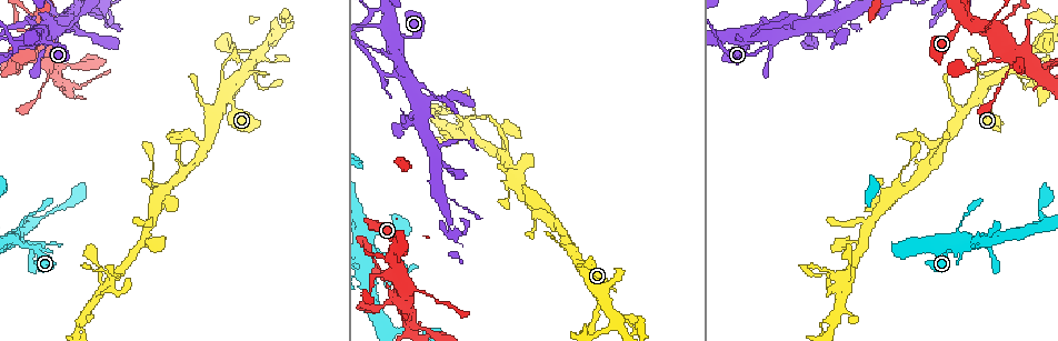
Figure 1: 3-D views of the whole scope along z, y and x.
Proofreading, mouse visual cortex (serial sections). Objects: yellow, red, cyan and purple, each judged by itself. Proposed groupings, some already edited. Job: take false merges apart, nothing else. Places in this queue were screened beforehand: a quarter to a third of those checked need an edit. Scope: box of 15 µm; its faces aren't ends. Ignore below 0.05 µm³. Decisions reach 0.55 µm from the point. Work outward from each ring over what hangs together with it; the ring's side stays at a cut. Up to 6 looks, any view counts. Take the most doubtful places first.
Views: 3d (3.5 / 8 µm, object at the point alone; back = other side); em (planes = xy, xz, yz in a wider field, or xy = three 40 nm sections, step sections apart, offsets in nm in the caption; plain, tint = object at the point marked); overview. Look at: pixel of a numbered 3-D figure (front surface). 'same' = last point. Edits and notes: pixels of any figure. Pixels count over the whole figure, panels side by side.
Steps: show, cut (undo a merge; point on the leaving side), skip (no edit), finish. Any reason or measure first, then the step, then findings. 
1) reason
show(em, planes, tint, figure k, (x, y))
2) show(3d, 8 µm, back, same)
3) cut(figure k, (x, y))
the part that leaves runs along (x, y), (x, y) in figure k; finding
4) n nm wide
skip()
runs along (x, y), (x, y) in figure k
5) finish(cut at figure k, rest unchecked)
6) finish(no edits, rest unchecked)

looks like a crossing
show(3d, 3.5 µm, figure 1, (387, 275))

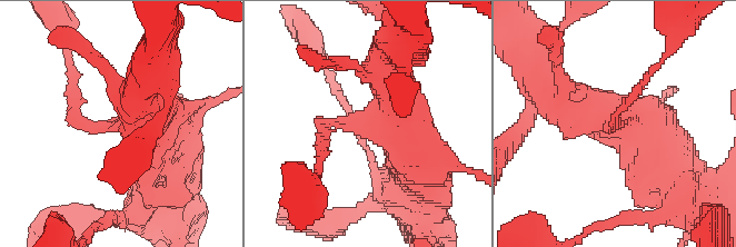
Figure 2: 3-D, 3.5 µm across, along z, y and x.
4 arms; arms of 150, 150, 450, 500 nm; now the EM
show(em, xy, step 5, tint, figure 2, (617, 126))

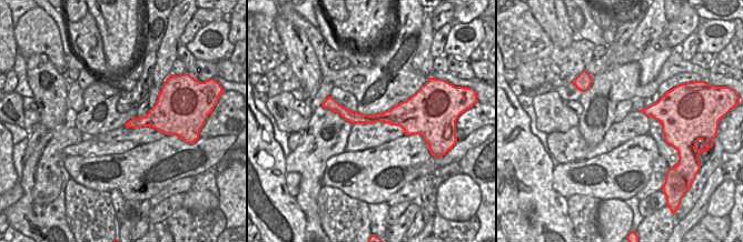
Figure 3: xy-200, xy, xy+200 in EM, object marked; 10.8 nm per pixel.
180 nm wide
skip()
runs along (327, 102), (353, 118), (419, 113) in figure 3; all the same cell

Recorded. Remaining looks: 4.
abrupt turn
show(3d, 8 µm, figure 1, (978, 96))

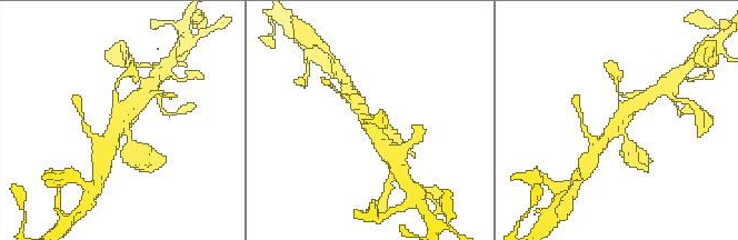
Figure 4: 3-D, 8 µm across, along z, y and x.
show(3d, 3.5 µm, figure 4, (617, 125))

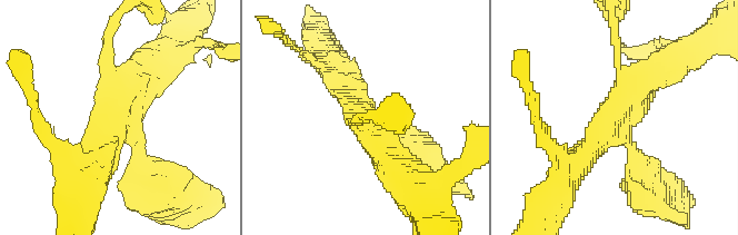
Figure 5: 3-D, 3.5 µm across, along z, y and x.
4 arms; arms of 200, 250, 300, 400 nm; need the tissue
show(em, xy, step 3, tint, figure 5, (120, 124))

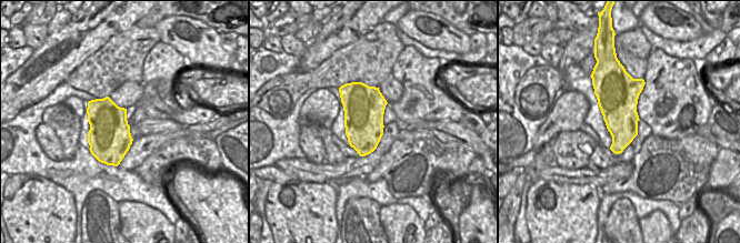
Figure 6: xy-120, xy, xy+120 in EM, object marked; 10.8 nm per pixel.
skip()
runs along (408, 145), (387, 139), (339, 74) in figure 5; one cell here

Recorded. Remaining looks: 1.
sudden change in width
show(3d, 3.5 µm, figure 1, (1006, 73))

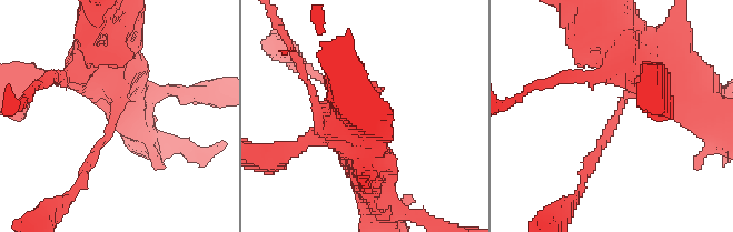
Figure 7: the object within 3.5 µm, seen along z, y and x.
skip()
runs along (641, 49), (655, 66), (626, 93), (590, 165) in figure 7; all the same cell

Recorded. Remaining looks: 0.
finish(no edits, rest unchecked)

